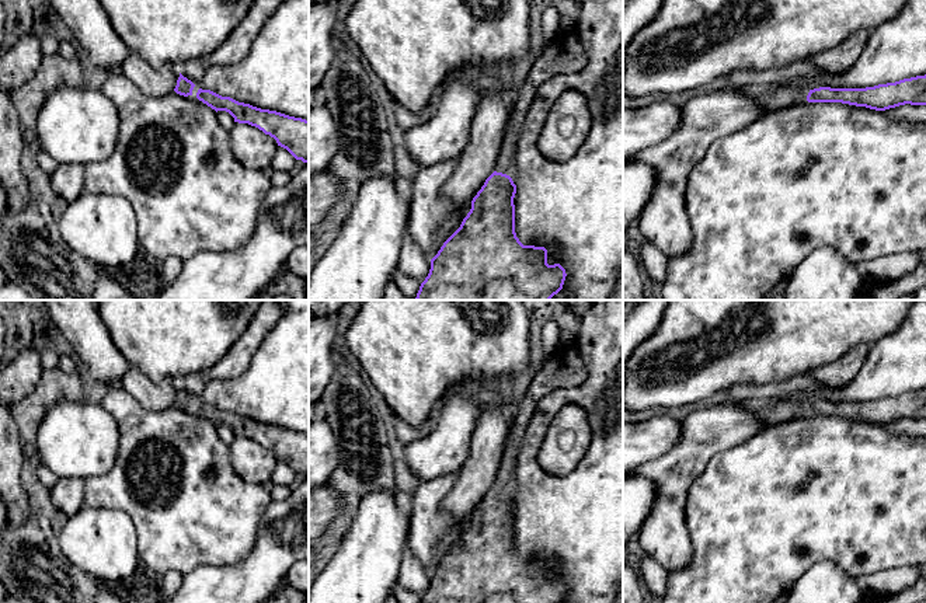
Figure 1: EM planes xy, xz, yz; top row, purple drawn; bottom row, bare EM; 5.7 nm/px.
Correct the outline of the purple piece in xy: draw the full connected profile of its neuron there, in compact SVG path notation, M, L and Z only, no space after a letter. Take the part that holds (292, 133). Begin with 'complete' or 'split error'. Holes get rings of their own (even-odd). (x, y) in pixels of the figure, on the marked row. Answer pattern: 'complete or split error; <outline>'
split error; M181 73L174 91L184 97L194 95L216 112L229 112L234 122L258 128L274 137L278 146L286 149L296 160L309 163L309 121L261 109L230 97L222 97L210 90L202 90Z

